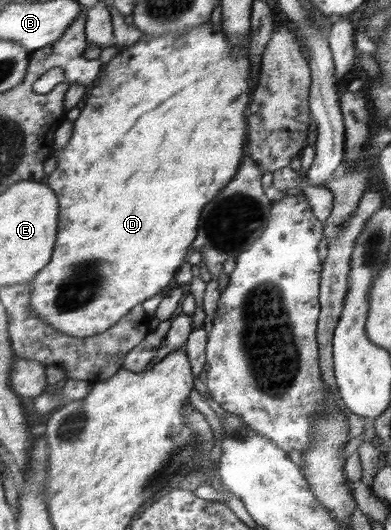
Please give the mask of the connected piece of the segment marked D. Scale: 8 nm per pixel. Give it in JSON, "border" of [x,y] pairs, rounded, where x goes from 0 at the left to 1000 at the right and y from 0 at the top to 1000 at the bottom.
{"border":[[[524,42],[504,49],[468,68],[453,60],[427,64],[422,72],[391,72],[391,68],[366,68],[345,87],[330,94],[315,94],[299,102],[284,117],[274,119],[269,140],[261,140],[263,162],[253,151],[253,162],[233,166],[228,185],[215,189],[217,208],[207,208],[202,223],[184,230],[187,257],[171,268],[161,283],[136,283],[133,296],[146,304],[146,313],[136,326],[118,336],[118,345],[136,351],[143,362],[146,381],[151,381],[151,426],[146,426],[146,453],[136,468],[136,483],[125,498],[95,513],[84,532],[74,536],[84,543],[79,592],[120,604],[146,626],[176,630],[176,634],[228,636],[243,630],[266,628],[279,623],[299,606],[315,604],[327,589],[361,575],[376,562],[407,555],[432,532],[448,525],[448,513],[458,502],[473,494],[483,460],[504,447],[504,428],[519,392],[550,372],[570,353],[581,349],[606,326],[621,285],[621,264],[627,264],[627,219],[621,208],[632,192],[642,192],[637,174],[637,81],[616,83],[611,94],[596,94],[586,83],[586,68],[575,68],[570,57],[558,58],[545,42]]]}

